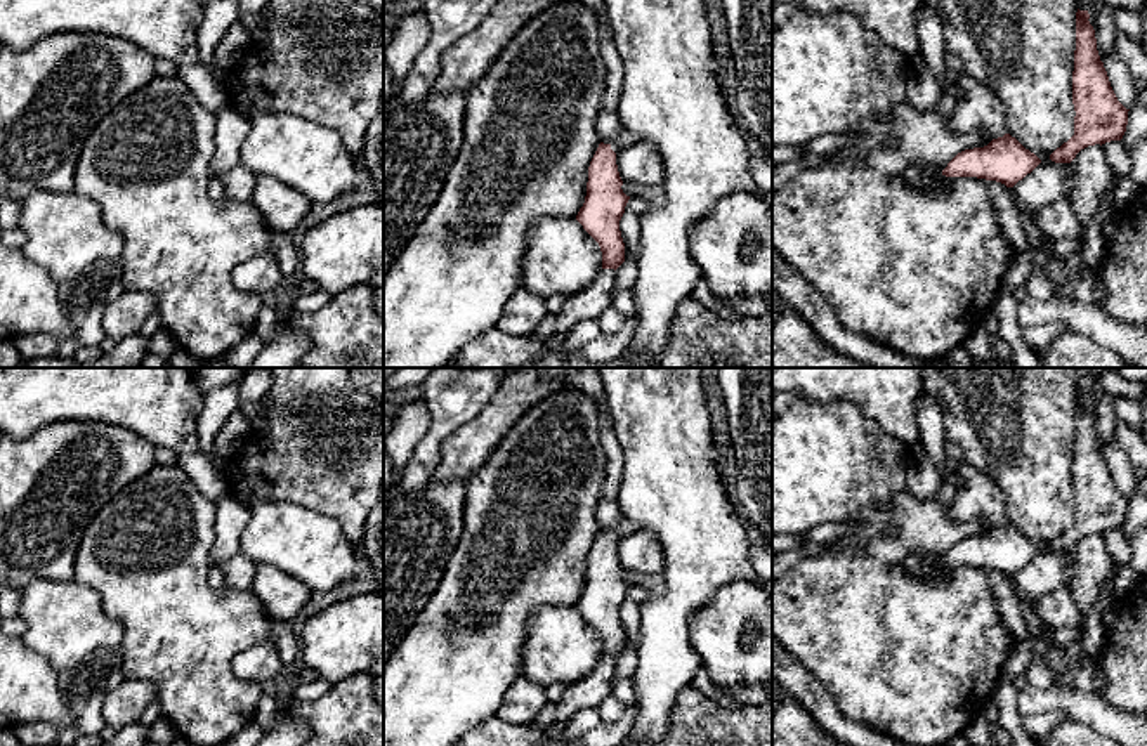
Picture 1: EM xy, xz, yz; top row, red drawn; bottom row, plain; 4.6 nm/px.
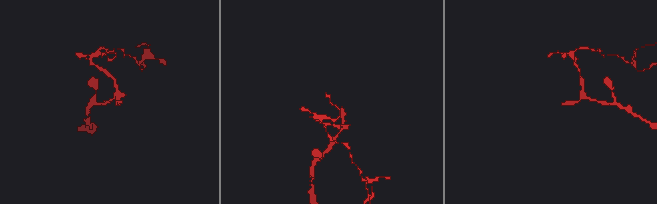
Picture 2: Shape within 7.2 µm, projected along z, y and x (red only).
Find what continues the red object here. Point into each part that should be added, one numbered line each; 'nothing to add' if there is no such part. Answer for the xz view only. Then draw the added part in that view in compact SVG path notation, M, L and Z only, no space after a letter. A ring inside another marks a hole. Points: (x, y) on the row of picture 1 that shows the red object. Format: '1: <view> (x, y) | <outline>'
1: xz (627, 137) | M623 128L619 137L614 142L611 142L611 149L618 154L623 149L626 149L626 147L637 144L637 142L639 141L637 141L635 134L626 130L626 128Z

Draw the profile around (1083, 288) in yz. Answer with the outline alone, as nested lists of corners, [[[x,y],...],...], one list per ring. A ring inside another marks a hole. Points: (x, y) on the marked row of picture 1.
[[[1100,267],[1098,269],[1088,269],[1078,281],[1072,285],[1072,298],[1083,304],[1093,302],[1093,286],[1095,286],[1095,278],[1100,276]]]

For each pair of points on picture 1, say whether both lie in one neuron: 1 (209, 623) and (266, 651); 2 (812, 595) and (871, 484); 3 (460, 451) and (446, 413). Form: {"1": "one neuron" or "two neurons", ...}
{"1": "two neurons", "2": "two neurons", "3": "two neurons"}

